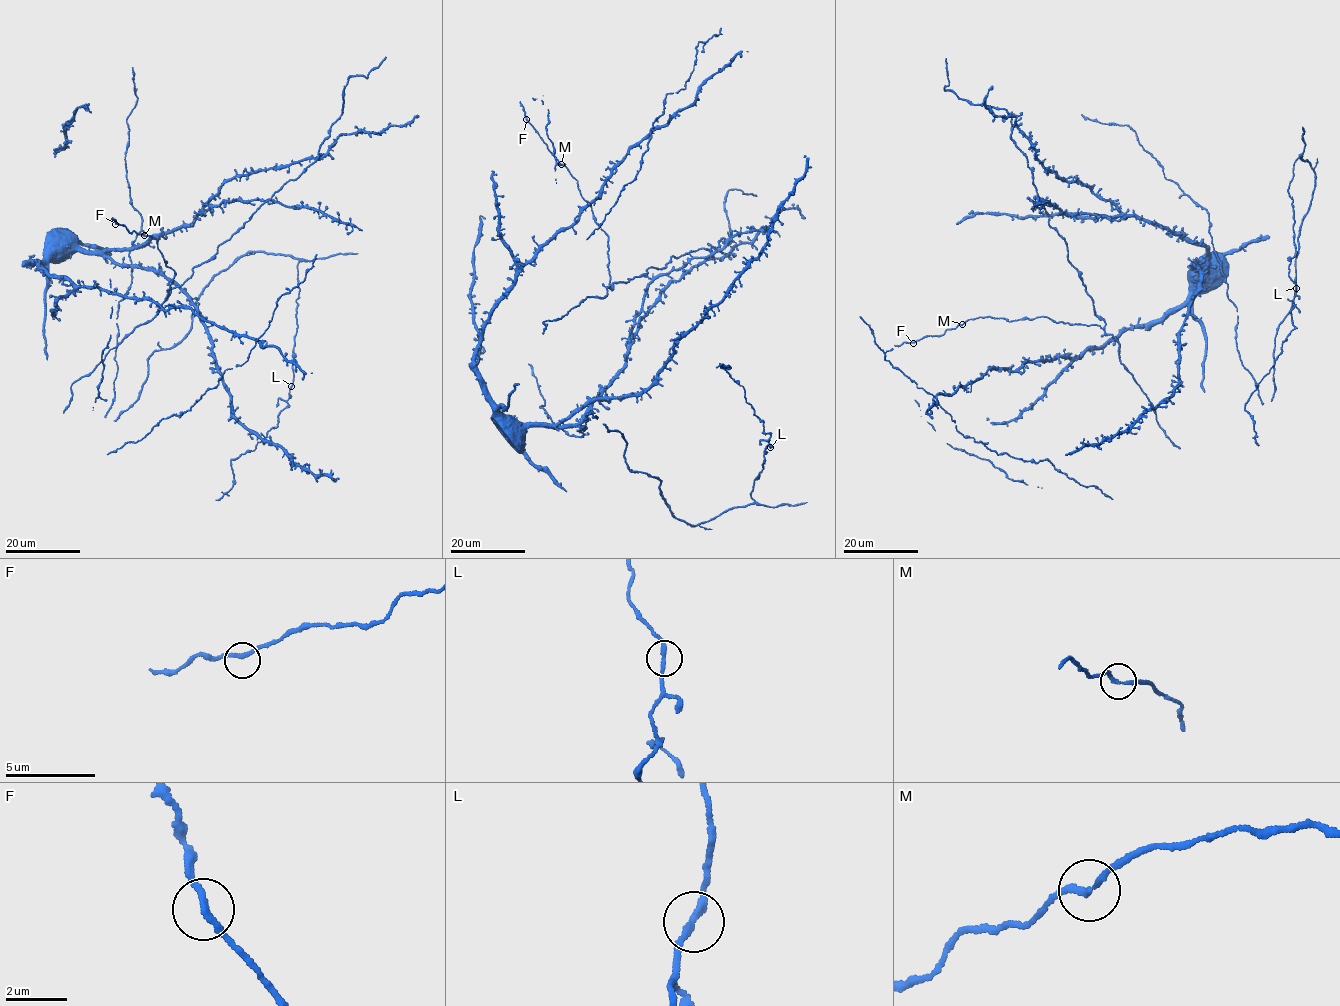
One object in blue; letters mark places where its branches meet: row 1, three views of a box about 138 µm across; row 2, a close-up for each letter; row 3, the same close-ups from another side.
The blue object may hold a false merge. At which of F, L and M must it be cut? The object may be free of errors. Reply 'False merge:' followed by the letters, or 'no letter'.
False merge: no letter

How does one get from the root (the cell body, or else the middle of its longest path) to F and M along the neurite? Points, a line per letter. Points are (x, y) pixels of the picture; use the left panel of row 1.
F: (129, 252), (223, 200), (277, 200), (267, 200), (164, 301), (175, 273), (157, 241), (115, 224)
M: (129, 252), (223, 200), (277, 200), (267, 200), (164, 301), (175, 273), (157, 241), (144, 235)

